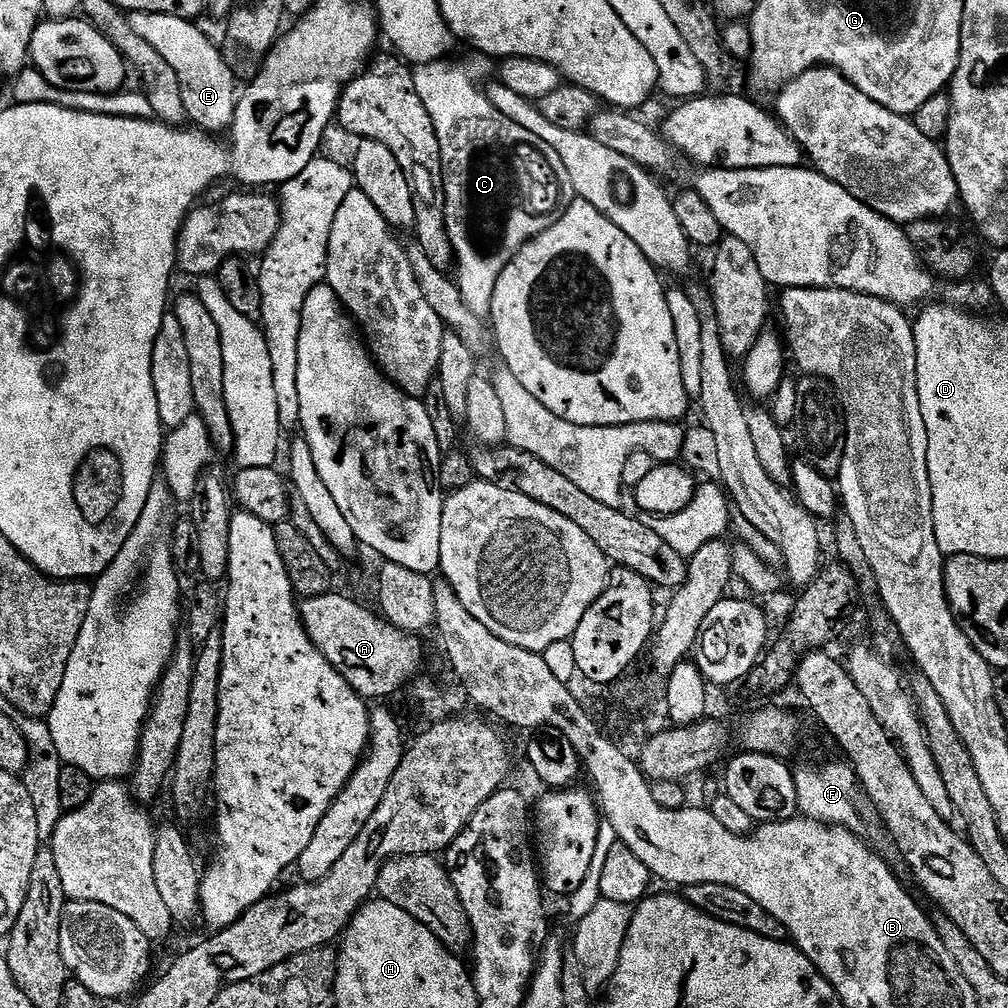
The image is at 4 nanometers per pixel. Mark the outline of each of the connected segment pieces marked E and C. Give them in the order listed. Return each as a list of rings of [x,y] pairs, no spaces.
[[[130,12],[126,19],[130,30],[154,46],[174,74],[178,74],[188,120],[201,132],[227,133],[236,117],[238,87],[232,78],[233,67],[225,60],[225,53],[220,48],[216,49],[215,42],[192,20],[157,12]]]
[[[445,58],[436,60],[432,64],[419,65],[413,71],[412,77],[414,78],[414,86],[418,90],[418,98],[422,98],[422,102],[426,106],[426,114],[430,114],[430,118],[434,122],[434,130],[438,134],[438,146],[442,150],[444,217],[446,218],[446,230],[450,234],[450,242],[452,243],[454,279],[456,285],[460,287],[460,293],[466,306],[470,306],[474,315],[484,318],[492,311],[494,286],[498,286],[498,278],[502,274],[502,270],[515,258],[518,250],[522,250],[522,246],[526,246],[535,236],[542,234],[550,226],[554,226],[554,222],[558,222],[558,218],[562,218],[562,214],[566,214],[566,210],[572,205],[574,193],[570,174],[566,174],[566,166],[562,166],[562,158],[558,158],[556,151],[551,146],[546,146],[546,142],[542,142],[542,138],[530,134],[530,130],[518,126],[518,122],[510,122],[510,118],[506,118],[506,114],[500,114],[498,110],[494,110],[485,89],[483,87],[480,89],[472,81],[471,70],[464,64],[451,64],[450,61],[451,59]]]

